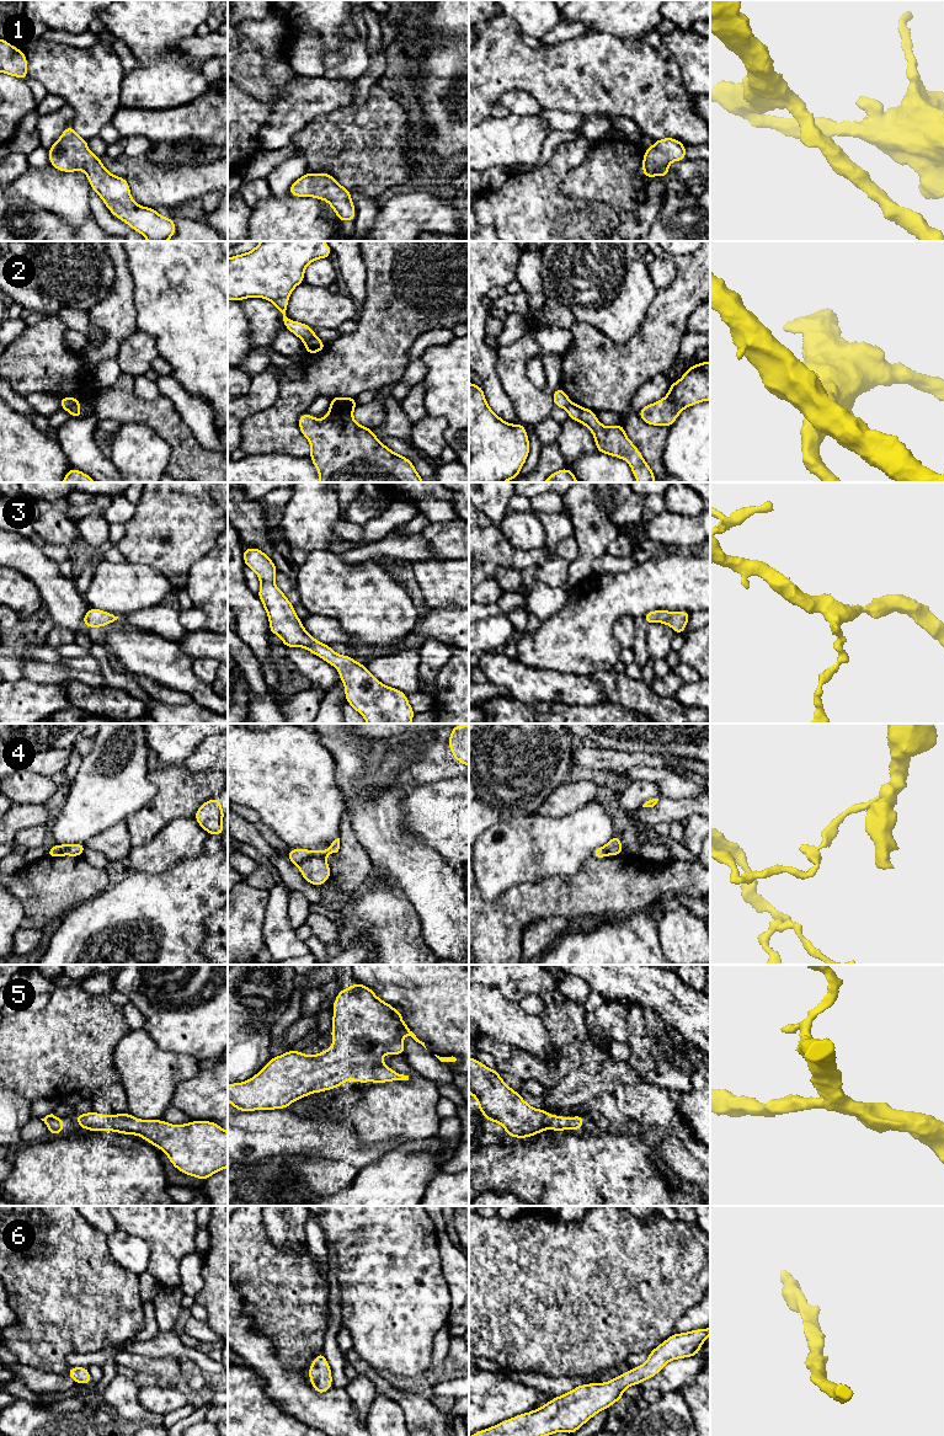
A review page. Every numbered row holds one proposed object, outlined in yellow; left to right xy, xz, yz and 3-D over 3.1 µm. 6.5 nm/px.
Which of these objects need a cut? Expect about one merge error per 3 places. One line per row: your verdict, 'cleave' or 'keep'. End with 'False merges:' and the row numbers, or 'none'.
1: keep
2: cleave
3: keep
4: cleave
5: keep
6: keep
False merges: 2, 4

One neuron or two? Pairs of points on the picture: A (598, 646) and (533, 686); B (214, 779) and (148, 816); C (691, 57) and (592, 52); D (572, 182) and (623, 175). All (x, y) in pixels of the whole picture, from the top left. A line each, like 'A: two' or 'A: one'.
A: two
B: one
C: two
D: one

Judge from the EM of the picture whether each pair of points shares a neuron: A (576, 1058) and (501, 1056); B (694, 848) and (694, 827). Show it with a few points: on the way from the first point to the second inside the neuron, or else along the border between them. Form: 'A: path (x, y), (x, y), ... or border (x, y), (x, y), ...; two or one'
A: path (558, 1071), (545, 1071), (520, 1062); one
B: path (694, 843), (694, 832); one

